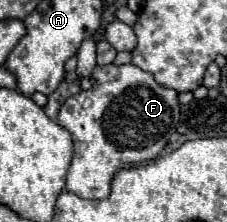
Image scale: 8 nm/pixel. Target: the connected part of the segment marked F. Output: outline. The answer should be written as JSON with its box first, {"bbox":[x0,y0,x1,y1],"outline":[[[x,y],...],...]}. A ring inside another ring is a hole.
{"bbox":[58,64,180,198],"outline":[[[124,64],[124,66],[96,66],[96,70],[92,72],[92,80],[94,80],[94,88],[80,92],[78,96],[68,98],[58,114],[58,124],[62,128],[66,128],[72,134],[74,140],[74,156],[72,156],[72,164],[68,170],[68,178],[66,178],[66,192],[72,192],[80,198],[108,198],[110,192],[110,184],[112,184],[112,176],[116,176],[116,172],[128,164],[136,164],[136,162],[146,162],[146,160],[154,160],[160,150],[166,146],[168,138],[172,132],[176,132],[178,128],[178,120],[180,120],[180,106],[178,106],[178,94],[174,90],[162,88],[160,84],[154,82],[152,74],[132,66],[132,64]],[[90,100],[88,108],[82,108],[82,104]]]}

